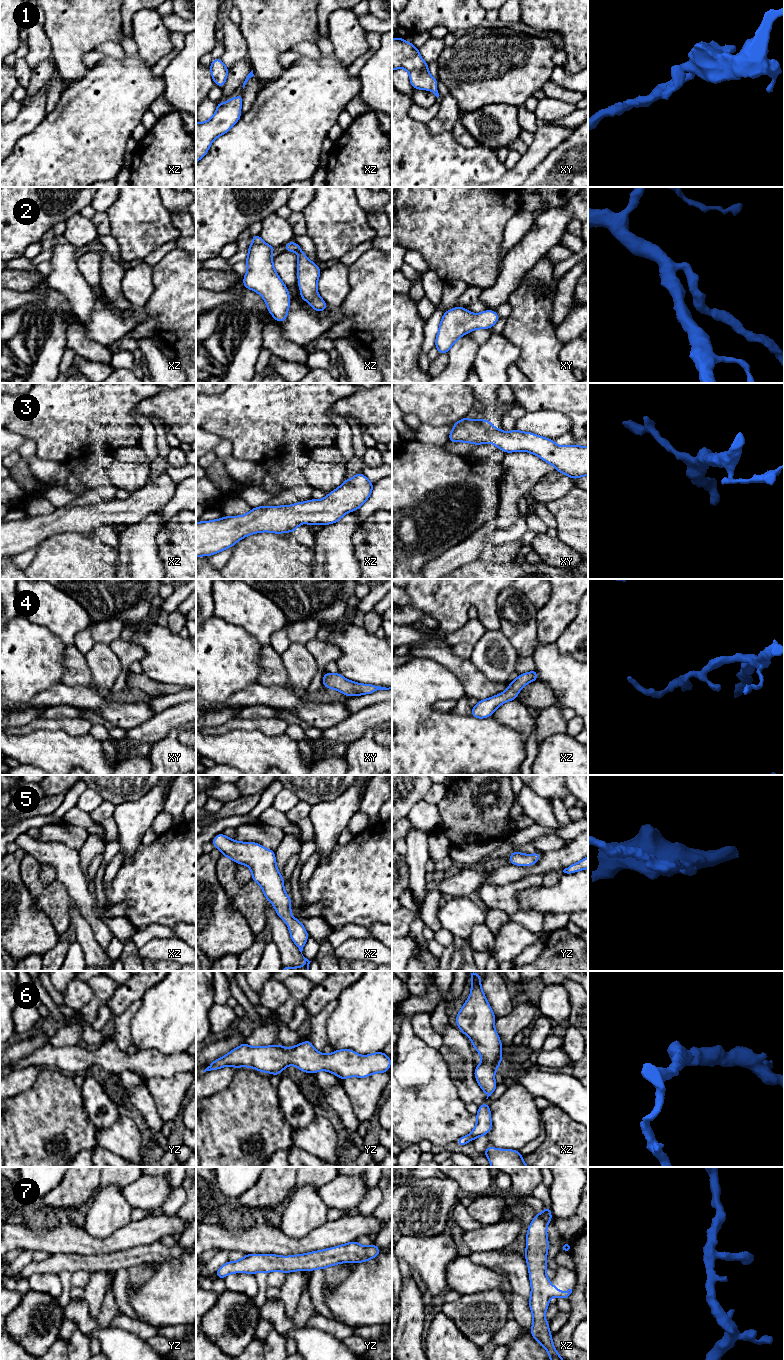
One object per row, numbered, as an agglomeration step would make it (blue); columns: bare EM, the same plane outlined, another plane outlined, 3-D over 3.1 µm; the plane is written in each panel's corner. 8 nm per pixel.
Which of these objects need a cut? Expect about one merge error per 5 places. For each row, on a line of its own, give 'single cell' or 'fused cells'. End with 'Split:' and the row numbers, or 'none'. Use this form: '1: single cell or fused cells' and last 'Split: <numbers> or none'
1: single cell
2: single cell
3: single cell
4: fused cells
5: single cell
6: single cell
7: single cell
Split: 4

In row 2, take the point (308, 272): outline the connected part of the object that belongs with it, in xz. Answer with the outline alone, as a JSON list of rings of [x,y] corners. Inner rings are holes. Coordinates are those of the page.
[[[287,242],[284,246],[284,251],[298,253],[297,275],[301,299],[307,301],[317,312],[323,312],[328,305],[317,292],[317,282],[321,273],[320,268],[308,259],[296,242]]]

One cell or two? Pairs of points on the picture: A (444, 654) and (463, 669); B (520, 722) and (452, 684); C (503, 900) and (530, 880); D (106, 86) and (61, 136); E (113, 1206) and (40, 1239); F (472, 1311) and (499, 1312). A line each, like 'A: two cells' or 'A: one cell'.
A: one cell
B: two cells
C: one cell
D: one cell
E: two cells
F: one cell

